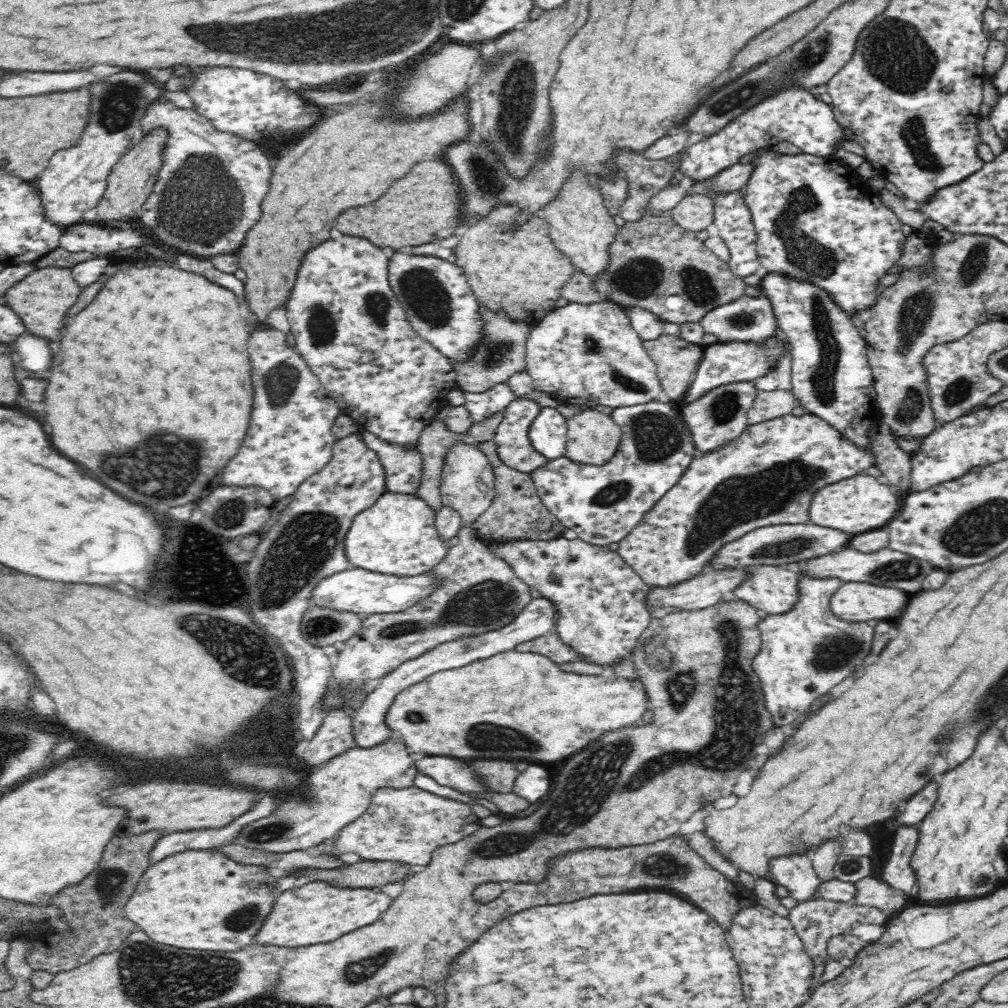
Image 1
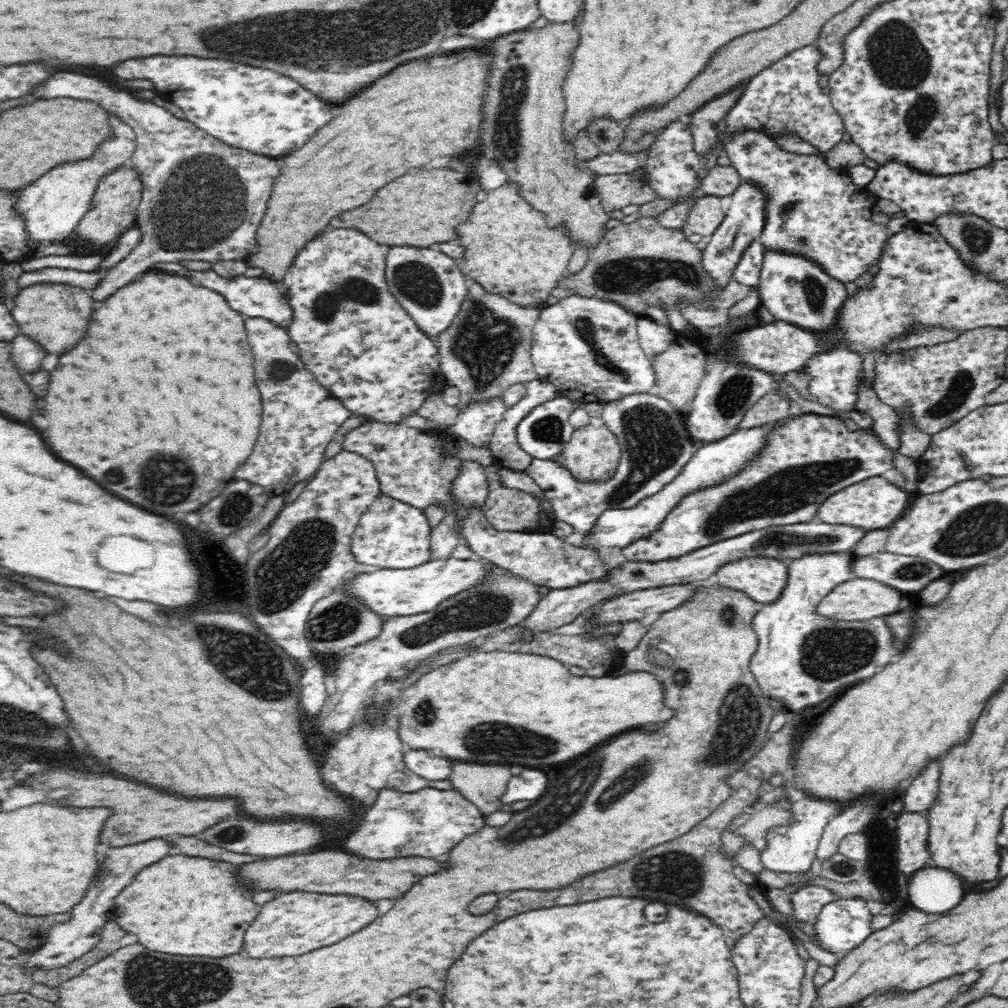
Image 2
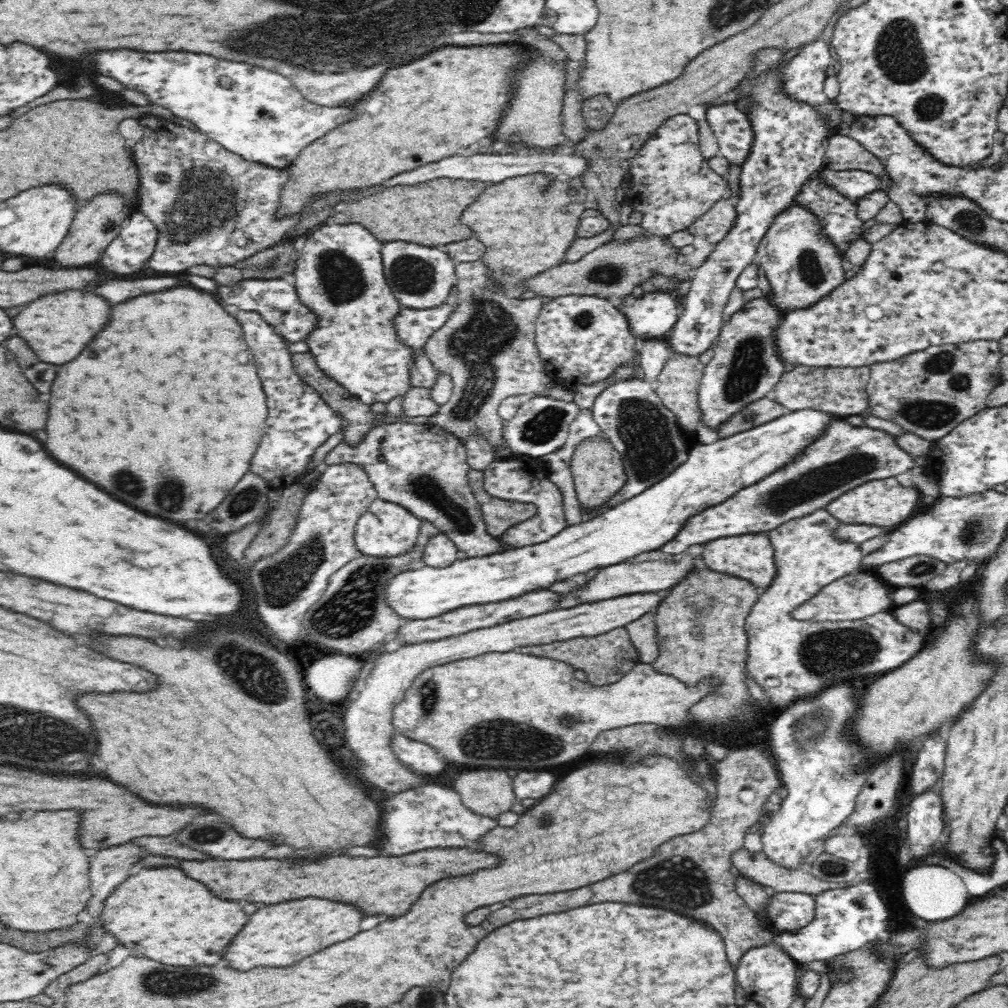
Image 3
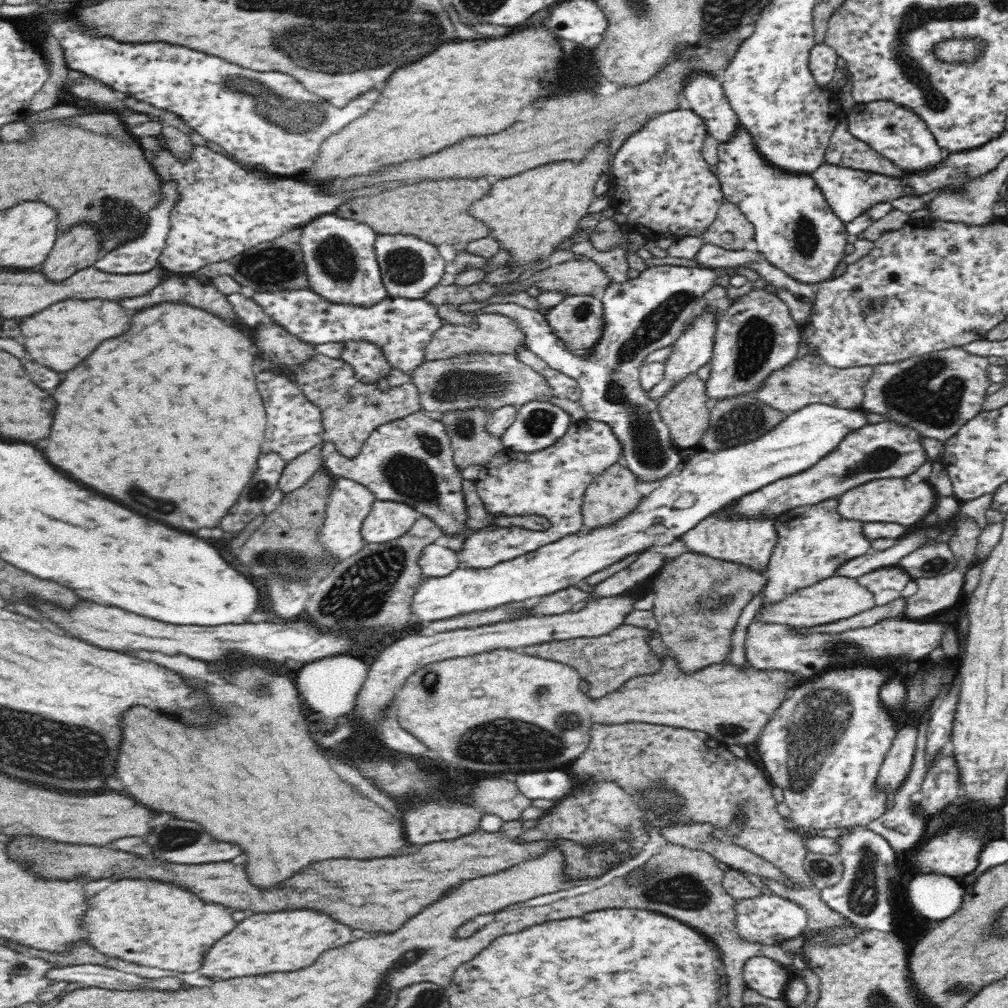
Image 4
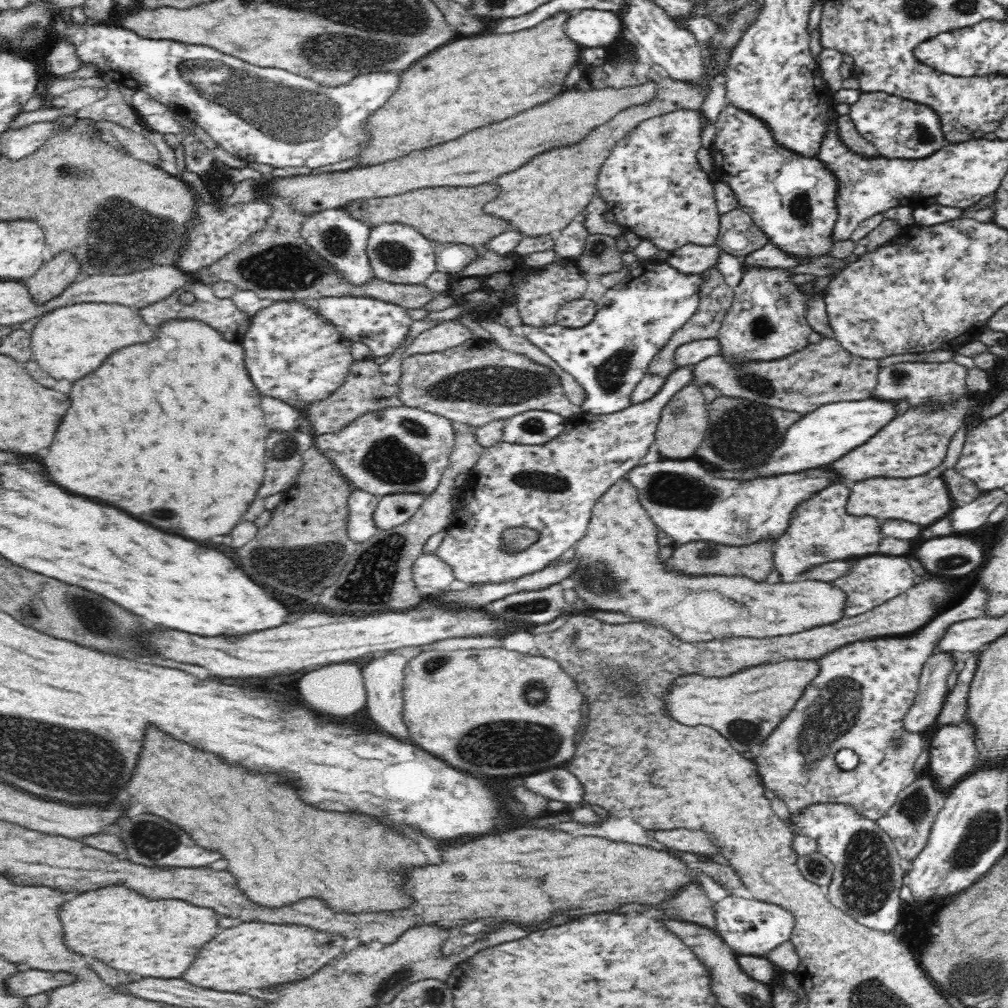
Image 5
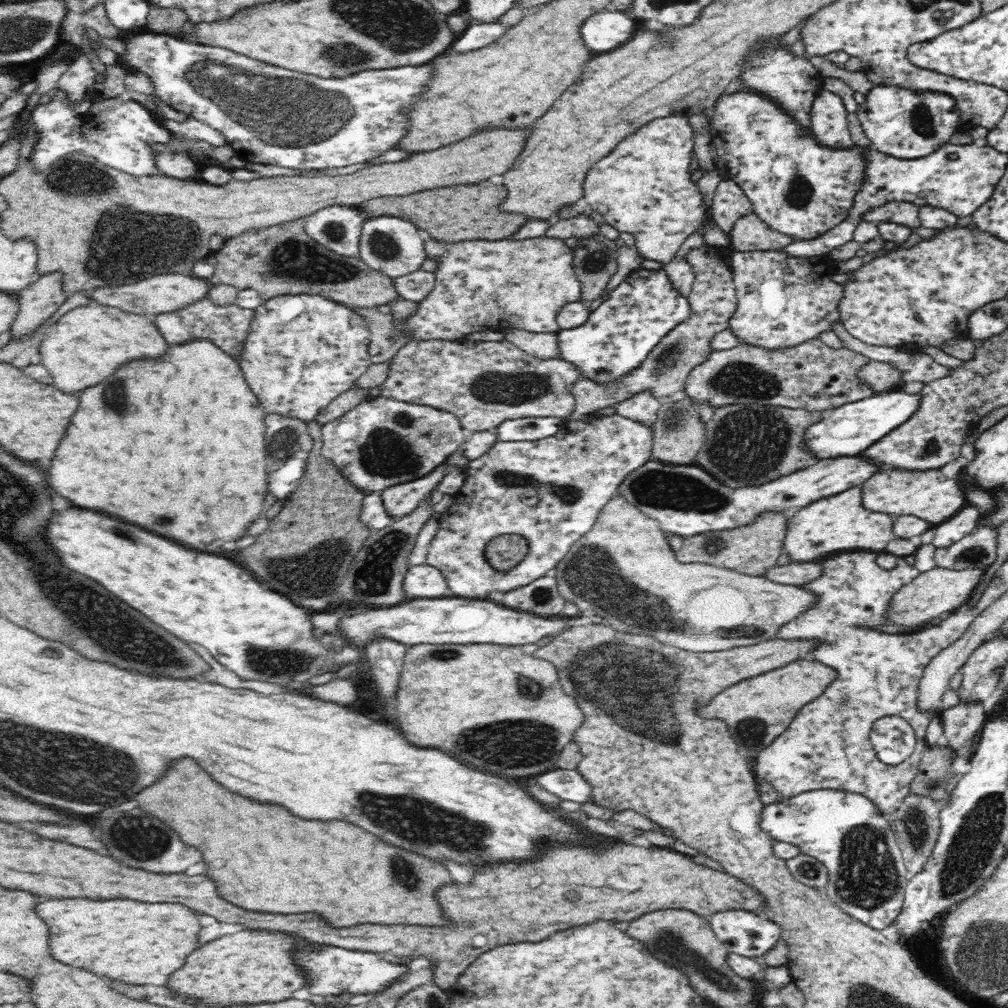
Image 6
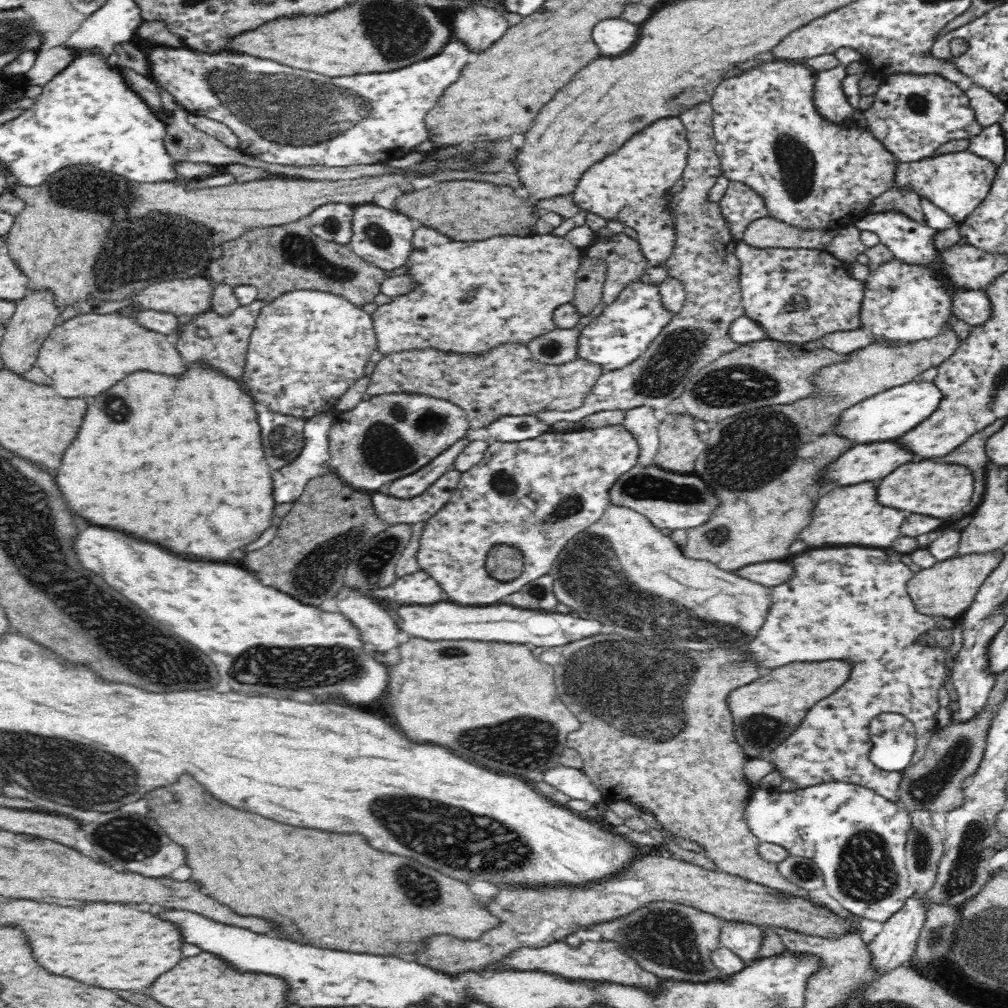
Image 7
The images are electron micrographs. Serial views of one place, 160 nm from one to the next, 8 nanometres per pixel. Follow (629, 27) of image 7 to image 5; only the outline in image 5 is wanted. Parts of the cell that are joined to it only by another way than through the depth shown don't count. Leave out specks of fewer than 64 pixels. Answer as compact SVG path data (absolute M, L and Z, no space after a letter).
M582 9L565 22L566 34L583 49L610 46L623 36L618 14L607 10Z

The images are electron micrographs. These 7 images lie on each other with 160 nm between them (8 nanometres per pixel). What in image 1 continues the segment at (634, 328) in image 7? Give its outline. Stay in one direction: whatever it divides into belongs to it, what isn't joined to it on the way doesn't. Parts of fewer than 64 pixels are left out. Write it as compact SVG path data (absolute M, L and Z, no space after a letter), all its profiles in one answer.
M661 398L650 400L650 402L636 404L634 406L620 406L612 410L610 417L614 419L614 423L618 423L618 427L620 427L622 434L616 454L607 462L606 465L583 465L572 462L565 456L561 456L557 459L548 460L544 466L540 466L540 468L536 471L530 473L533 483L537 488L537 493L540 495L542 504L546 506L546 508L559 520L560 523L565 526L565 528L574 530L580 540L596 546L609 545L612 544L612 542L618 543L626 536L626 534L630 534L630 531L642 520L642 517L682 478L682 474L685 474L686 470L690 468L690 463L695 458L704 456L702 451L697 450L697 446L694 444L694 439L692 438L688 427L683 422L679 406L667 399Z

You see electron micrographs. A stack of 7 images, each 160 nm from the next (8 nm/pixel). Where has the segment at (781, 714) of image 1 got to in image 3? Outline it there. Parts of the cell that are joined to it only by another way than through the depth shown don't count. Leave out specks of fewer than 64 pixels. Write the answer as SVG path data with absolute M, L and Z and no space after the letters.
M825 507L816 509L806 516L783 522L778 528L767 532L774 549L776 574L770 586L760 591L760 596L746 618L745 631L748 642L746 642L745 667L749 676L763 688L777 710L786 709L797 700L816 695L830 686L846 681L858 682L868 674L894 670L904 662L908 662L912 656L916 656L926 642L926 638L920 632L908 630L904 624L900 624L894 618L892 611L878 612L866 618L842 620L842 622L797 621L790 615L796 606L814 597L814 594L826 584L858 570L864 554L860 552L858 544L844 542L835 537L836 529L841 524L842 522L838 522L838 519L834 518Z

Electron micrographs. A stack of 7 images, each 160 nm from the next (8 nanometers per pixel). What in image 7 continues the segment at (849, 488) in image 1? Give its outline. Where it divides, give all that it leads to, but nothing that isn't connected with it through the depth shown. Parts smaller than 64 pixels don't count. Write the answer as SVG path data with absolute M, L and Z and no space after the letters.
M930 459L914 460L899 466L892 474L881 479L882 482L877 482L878 502L906 512L930 514L934 518L959 517L974 492L972 476L972 471L963 464L938 463Z

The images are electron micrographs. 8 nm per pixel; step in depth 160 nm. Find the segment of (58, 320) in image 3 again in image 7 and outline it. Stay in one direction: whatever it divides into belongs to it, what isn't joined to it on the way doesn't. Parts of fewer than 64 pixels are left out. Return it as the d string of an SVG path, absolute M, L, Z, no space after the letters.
M118 312L104 315L86 313L68 319L62 325L56 325L39 348L36 366L52 379L54 390L66 398L98 396L104 390L112 388L116 382L124 380L128 374L140 370L166 376L180 376L186 372L186 366L172 336L147 330L139 326L134 319L118 315Z

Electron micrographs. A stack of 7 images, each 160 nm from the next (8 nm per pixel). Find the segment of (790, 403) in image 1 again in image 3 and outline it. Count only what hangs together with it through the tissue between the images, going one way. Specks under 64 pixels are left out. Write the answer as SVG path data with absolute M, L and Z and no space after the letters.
M770 396L760 398L747 404L743 410L732 414L730 418L726 418L726 422L722 422L716 428L717 438L722 439L734 433L753 429L788 413L788 409L779 405Z

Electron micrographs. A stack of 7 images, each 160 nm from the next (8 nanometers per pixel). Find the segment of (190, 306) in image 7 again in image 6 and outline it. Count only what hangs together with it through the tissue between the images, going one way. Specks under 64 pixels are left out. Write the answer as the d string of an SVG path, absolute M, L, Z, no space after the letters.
M174 273L153 276L140 281L140 284L135 282L130 286L100 288L100 290L96 290L92 294L92 299L100 305L120 308L120 310L126 310L126 312L132 312L132 314L155 317L159 314L180 310L189 304L198 302L207 297L209 290L210 287L208 287L204 278Z

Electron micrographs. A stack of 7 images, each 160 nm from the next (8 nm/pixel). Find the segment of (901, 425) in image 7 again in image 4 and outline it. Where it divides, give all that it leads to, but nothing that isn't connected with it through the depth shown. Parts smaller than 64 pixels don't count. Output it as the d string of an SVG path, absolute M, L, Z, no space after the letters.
M826 403L809 404L798 412L789 413L782 422L779 422L772 430L755 441L716 452L698 449L695 456L684 463L684 470L678 476L663 477L660 486L650 496L643 497L638 508L622 520L587 533L571 534L549 545L541 546L533 553L516 557L513 561L501 562L489 569L474 570L458 567L443 577L429 578L419 584L416 589L411 604L412 612L420 618L421 623L434 622L462 614L493 609L510 602L538 600L539 597L574 587L580 580L585 581L591 574L618 562L629 554L640 552L640 550L654 546L654 544L670 544L673 540L680 539L682 534L694 528L698 522L716 510L720 510L722 506L726 506L728 502L736 501L741 496L764 488L781 478L788 478L809 470L829 452L836 449L849 434L872 424L868 420L871 413L861 407L842 408Z

